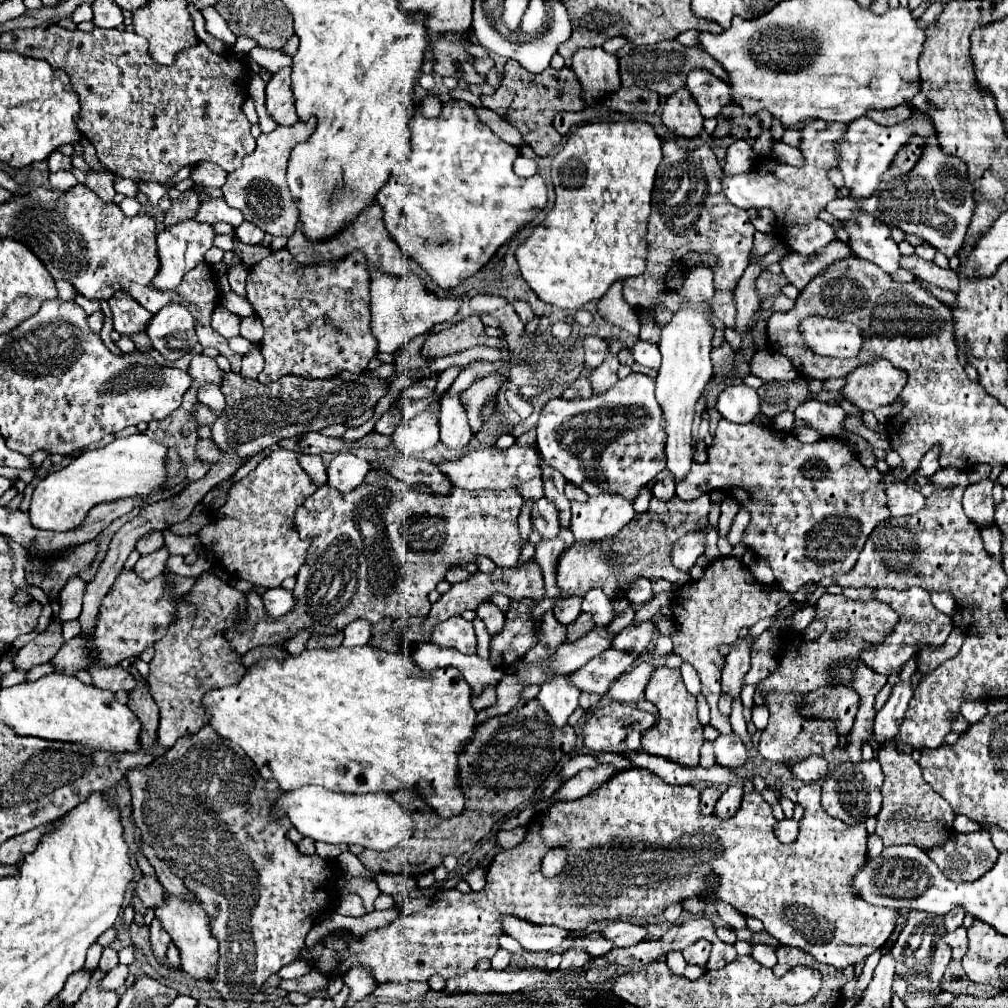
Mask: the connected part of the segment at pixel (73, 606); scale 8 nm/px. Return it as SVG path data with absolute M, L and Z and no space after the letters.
M72 577L66 587L60 593L60 613L58 617L54 617L56 623L66 623L72 619L78 619L80 611L82 611L82 595L84 595L86 583L80 577Z

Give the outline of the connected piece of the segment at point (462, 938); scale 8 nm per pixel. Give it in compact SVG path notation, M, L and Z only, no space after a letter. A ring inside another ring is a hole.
M630 767L626 771L618 771L608 783L604 783L598 791L582 797L582 799L576 799L576 801L556 801L554 805L548 805L546 809L538 811L532 821L528 823L528 831L526 831L526 837L520 845L516 845L514 849L508 849L508 851L502 851L498 853L492 863L488 865L488 875L486 875L486 887L482 891L472 891L472 893L460 893L458 889L440 889L434 897L432 897L432 905L428 905L426 909L422 911L416 911L416 913L410 913L410 911L402 911L398 915L398 919L394 919L392 923L380 927L380 929L374 929L374 931L368 931L364 937L354 937L352 933L332 933L332 935L326 935L322 937L314 947L304 947L302 951L302 957L300 959L306 959L310 961L310 965L326 975L326 977L340 977L344 975L346 971L350 971L352 967L364 967L370 971L370 975L376 979L376 983L394 983L394 981L422 981L426 983L432 975L440 975L444 979L454 979L470 969L476 967L476 963L480 959L492 959L494 953L500 949L500 943L498 943L498 937L504 933L502 929L502 923L498 921L498 917L502 915L514 915L518 919L524 919L524 921L530 921L534 925L558 925L558 927L564 927L568 931L582 931L584 927L588 927L590 923L598 923L598 921L616 921L616 919L628 919L628 917L638 917L638 919L648 919L648 917L654 917L658 913L662 913L668 905L674 905L674 903L682 903L684 899L690 899L690 897L704 897L706 893L706 877L708 875L714 875L718 879L718 887L716 887L716 895L720 901L732 905L734 909L738 909L742 915L746 917L754 917L754 919L760 919L766 927L766 931L776 939L780 941L780 945L788 945L788 947L798 947L798 949L804 949L806 953L810 953L816 961L820 963L826 963L826 965L832 965L836 969L846 969L846 967L856 967L858 963L862 963L868 955L872 955L876 949L882 949L884 943L888 941L888 937L892 935L894 927L896 927L896 919L898 919L898 911L892 909L892 907L876 907L876 905L870 905L866 901L862 901L858 897L858 891L854 889L852 881L854 881L854 875L862 869L862 865L866 865L866 827L864 823L856 823L856 825L846 825L834 817L830 817L822 805L820 805L820 785L818 783L810 783L809 785L802 786L797 792L798 804L804 807L804 817L800 819L800 833L798 833L798 839L794 843L780 843L776 837L774 837L774 825L776 825L776 819L772 815L772 807L768 805L768 801L758 793L758 791L752 791L752 793L746 793L742 797L742 805L740 809L736 811L734 817L730 819L718 819L714 815L700 815L700 793L692 787L692 785L670 785L666 781L662 781L658 775L654 775L652 771L648 769L640 769L640 767ZM552 847L564 847L566 849L566 869L558 875L558 877L544 877L542 875L542 857L546 855L548 849Z

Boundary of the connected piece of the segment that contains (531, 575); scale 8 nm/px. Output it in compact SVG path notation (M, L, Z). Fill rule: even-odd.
M532 559L532 561L528 561L528 563L524 563L524 567L520 567L520 569L496 569L494 573L474 573L468 581L464 581L464 583L456 583L456 585L452 585L452 589L448 591L448 593L444 593L434 605L432 605L432 609L430 609L430 615L428 615L428 619L424 621L424 623L420 623L420 625L410 625L408 629L406 629L406 641L408 643L414 643L414 645L422 645L422 643L428 643L430 641L430 633L434 631L434 625L438 625L438 623L442 623L442 621L446 621L446 619L450 619L450 617L454 617L454 615L460 615L462 611L468 611L468 609L476 609L480 603L484 603L484 601L490 601L490 597L494 595L494 593L502 593L502 595L506 595L506 597L510 597L510 599L530 599L530 601L538 601L542 595L544 595L544 579L542 579L542 571L540 571L540 567L538 567L538 563Z

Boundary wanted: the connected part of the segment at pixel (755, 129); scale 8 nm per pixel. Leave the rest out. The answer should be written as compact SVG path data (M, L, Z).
M738 105L722 107L718 119L718 127L714 129L714 139L744 139L750 145L762 135L764 129L770 129L770 113L760 113L758 117L748 117Z

